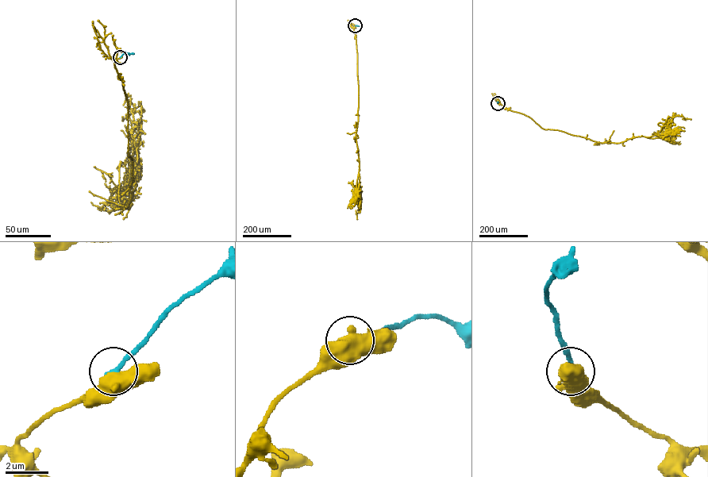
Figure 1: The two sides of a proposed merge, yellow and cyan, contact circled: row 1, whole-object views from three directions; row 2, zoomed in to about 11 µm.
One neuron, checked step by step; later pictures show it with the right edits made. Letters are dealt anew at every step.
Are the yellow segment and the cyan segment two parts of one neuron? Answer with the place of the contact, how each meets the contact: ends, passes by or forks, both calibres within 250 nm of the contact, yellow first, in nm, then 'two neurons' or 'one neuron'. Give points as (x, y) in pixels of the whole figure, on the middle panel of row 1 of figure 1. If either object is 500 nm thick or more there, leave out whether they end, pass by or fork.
place (355, 25); calibres 750 and 280 nm; two neurons

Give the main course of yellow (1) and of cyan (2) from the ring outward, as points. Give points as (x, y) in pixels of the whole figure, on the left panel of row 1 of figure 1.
1: (120, 57), (114, 63), (127, 100), (132, 180), (122, 209), (136, 185), (140, 105), (126, 120)
2: (120, 57), (125, 53), (134, 53)

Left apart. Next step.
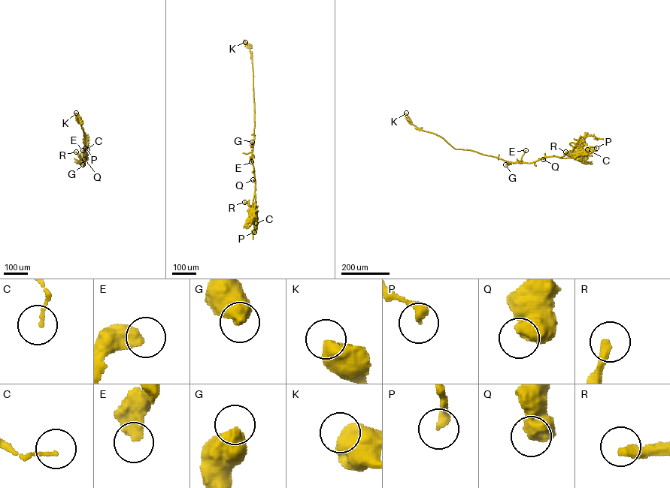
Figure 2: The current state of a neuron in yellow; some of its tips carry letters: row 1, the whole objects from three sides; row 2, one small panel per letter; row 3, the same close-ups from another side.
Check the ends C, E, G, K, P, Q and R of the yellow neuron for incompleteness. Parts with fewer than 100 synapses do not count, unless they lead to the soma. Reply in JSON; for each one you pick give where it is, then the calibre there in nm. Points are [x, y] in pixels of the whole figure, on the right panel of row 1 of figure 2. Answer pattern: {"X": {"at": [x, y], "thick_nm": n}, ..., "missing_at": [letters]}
{"R": {"at": [565, 152], "thick_nm": 320}, "missing_at": ["R"]}

